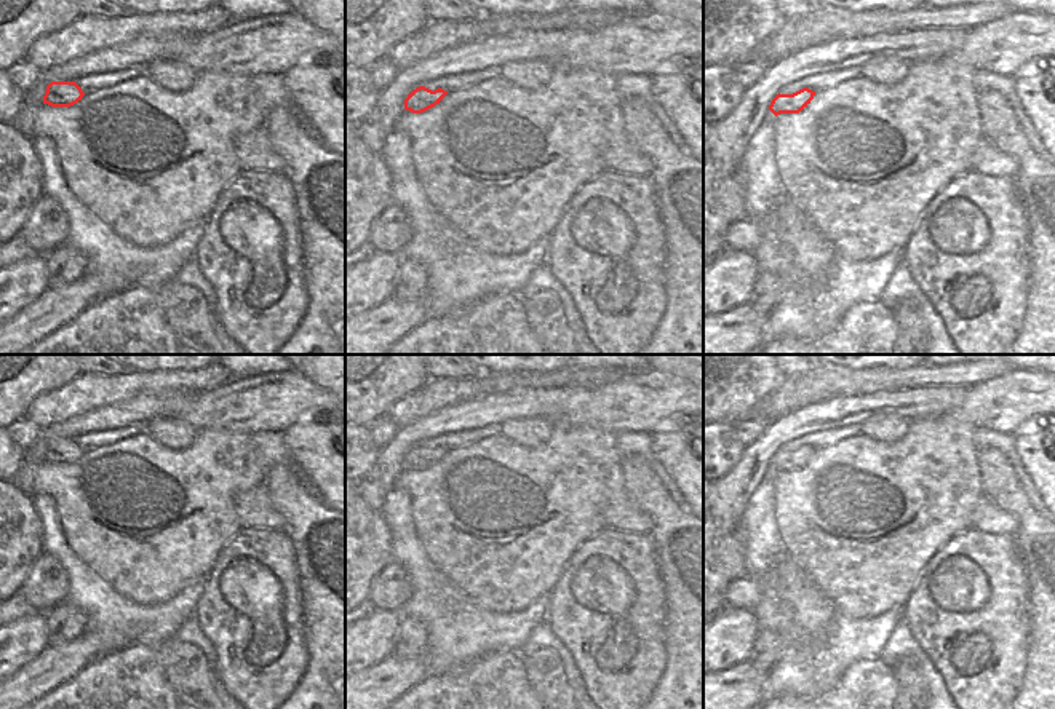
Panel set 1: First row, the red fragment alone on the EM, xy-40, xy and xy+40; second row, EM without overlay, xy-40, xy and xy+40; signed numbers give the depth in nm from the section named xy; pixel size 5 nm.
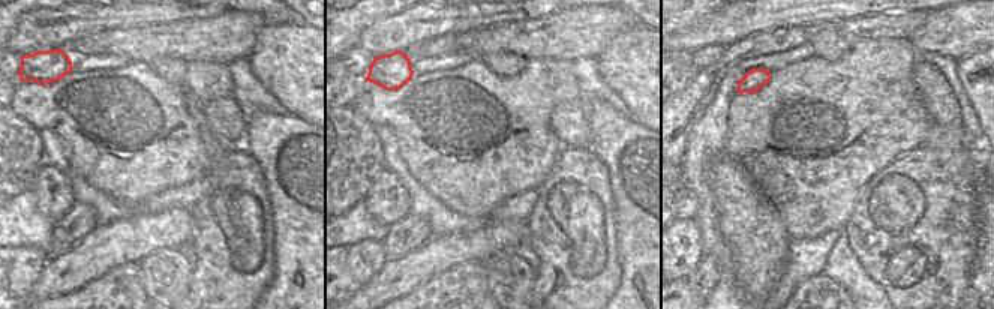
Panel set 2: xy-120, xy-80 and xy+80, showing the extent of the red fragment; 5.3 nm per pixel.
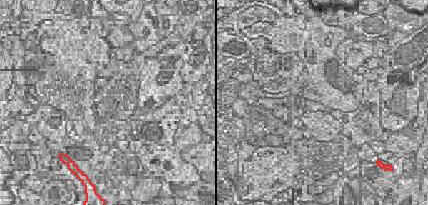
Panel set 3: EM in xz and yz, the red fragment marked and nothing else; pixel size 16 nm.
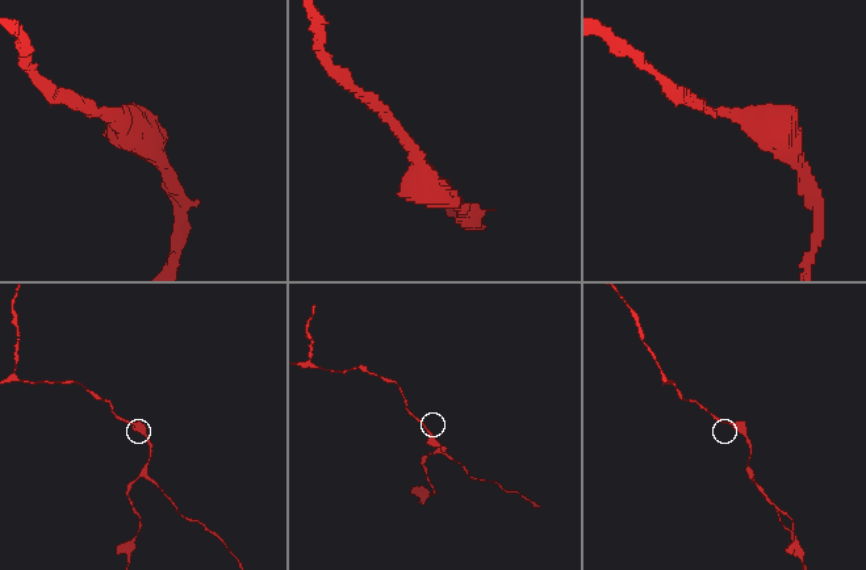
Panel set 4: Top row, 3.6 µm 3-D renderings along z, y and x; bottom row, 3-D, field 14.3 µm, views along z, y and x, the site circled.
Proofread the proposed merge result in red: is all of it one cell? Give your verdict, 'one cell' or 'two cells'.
one cell

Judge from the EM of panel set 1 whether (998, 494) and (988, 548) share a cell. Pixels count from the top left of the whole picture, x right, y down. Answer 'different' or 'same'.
different

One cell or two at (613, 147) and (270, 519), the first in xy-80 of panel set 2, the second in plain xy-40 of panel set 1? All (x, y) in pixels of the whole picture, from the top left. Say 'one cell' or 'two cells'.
two cells

